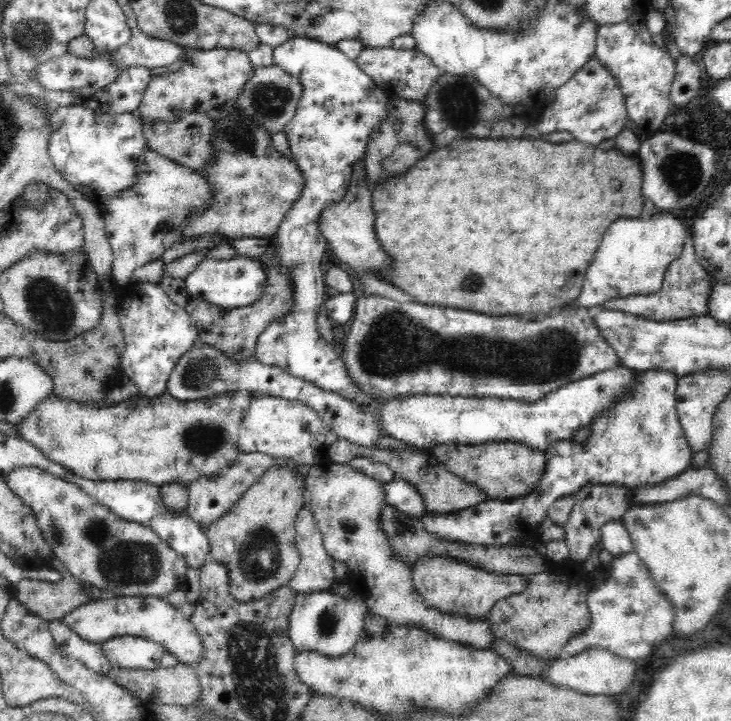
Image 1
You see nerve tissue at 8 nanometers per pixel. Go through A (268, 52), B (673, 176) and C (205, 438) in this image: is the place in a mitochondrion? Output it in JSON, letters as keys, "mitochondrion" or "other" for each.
{"A":"other","B":"mitochondrion","C":"mitochondrion"}

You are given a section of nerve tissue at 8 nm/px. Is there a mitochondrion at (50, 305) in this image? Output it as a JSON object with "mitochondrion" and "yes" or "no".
{"mitochondrion":"yes"}

